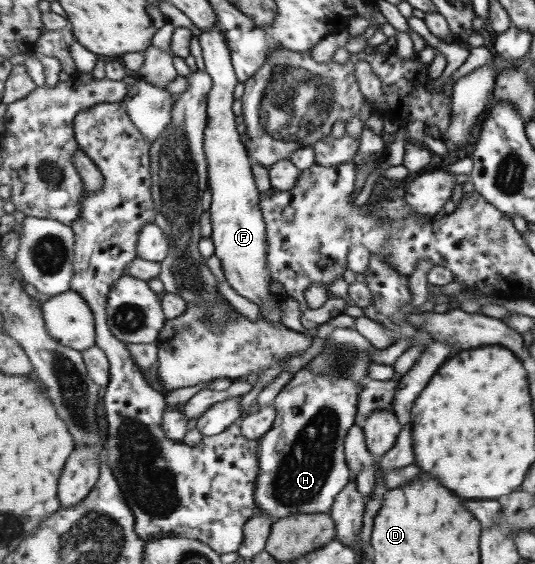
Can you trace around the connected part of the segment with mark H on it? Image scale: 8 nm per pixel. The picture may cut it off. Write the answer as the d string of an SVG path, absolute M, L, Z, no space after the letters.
M308 367L292 375L291 381L274 399L273 406L278 411L278 417L273 429L259 439L260 474L255 494L257 513L265 514L274 522L298 514L330 514L338 495L351 482L352 471L347 462L345 443L349 430L356 424L362 385L348 377L333 379L330 372L328 375L315 375Z

